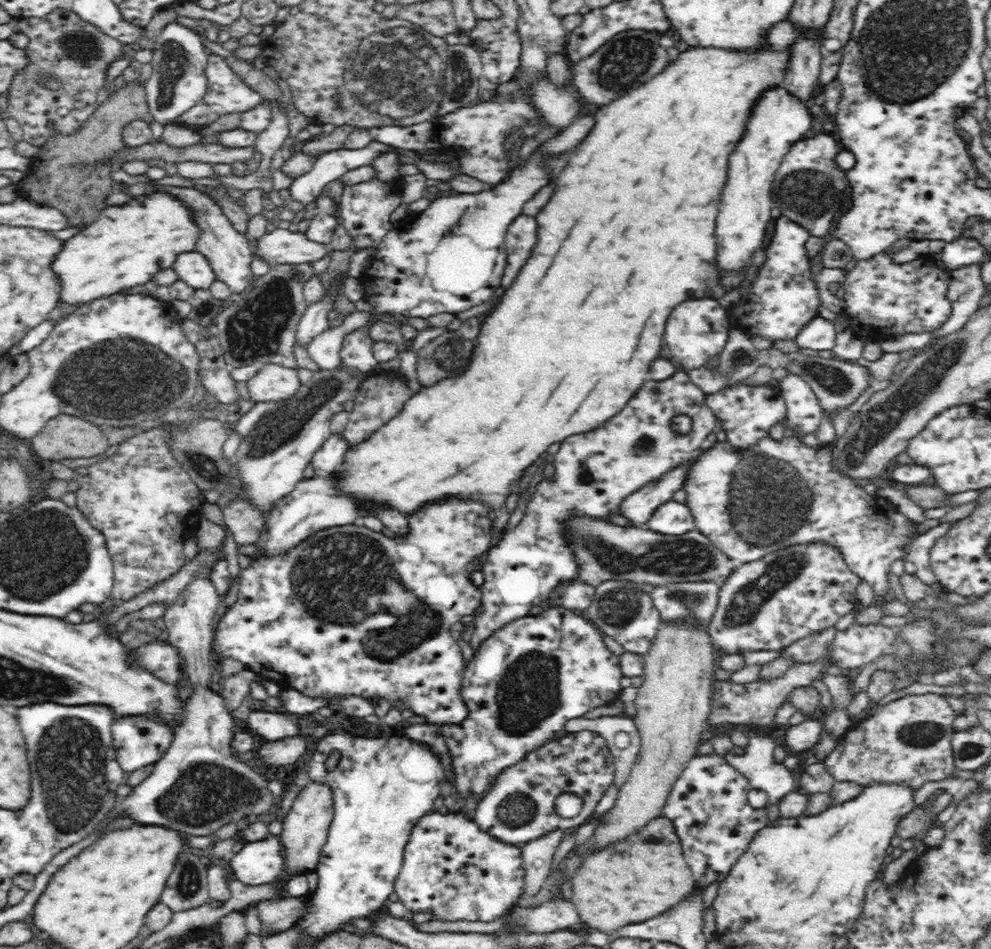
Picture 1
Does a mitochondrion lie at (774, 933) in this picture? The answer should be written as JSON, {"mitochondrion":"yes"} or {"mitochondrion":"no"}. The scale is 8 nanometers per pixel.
{"mitochondrion":"no"}

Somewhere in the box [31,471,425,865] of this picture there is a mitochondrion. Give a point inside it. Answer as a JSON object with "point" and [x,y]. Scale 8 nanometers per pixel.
{"point":[205,793]}

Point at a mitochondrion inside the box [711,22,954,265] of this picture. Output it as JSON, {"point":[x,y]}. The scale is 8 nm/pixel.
{"point":[808,191]}

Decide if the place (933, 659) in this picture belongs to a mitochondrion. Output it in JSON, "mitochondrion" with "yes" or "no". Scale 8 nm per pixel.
{"mitochondrion":"yes"}

